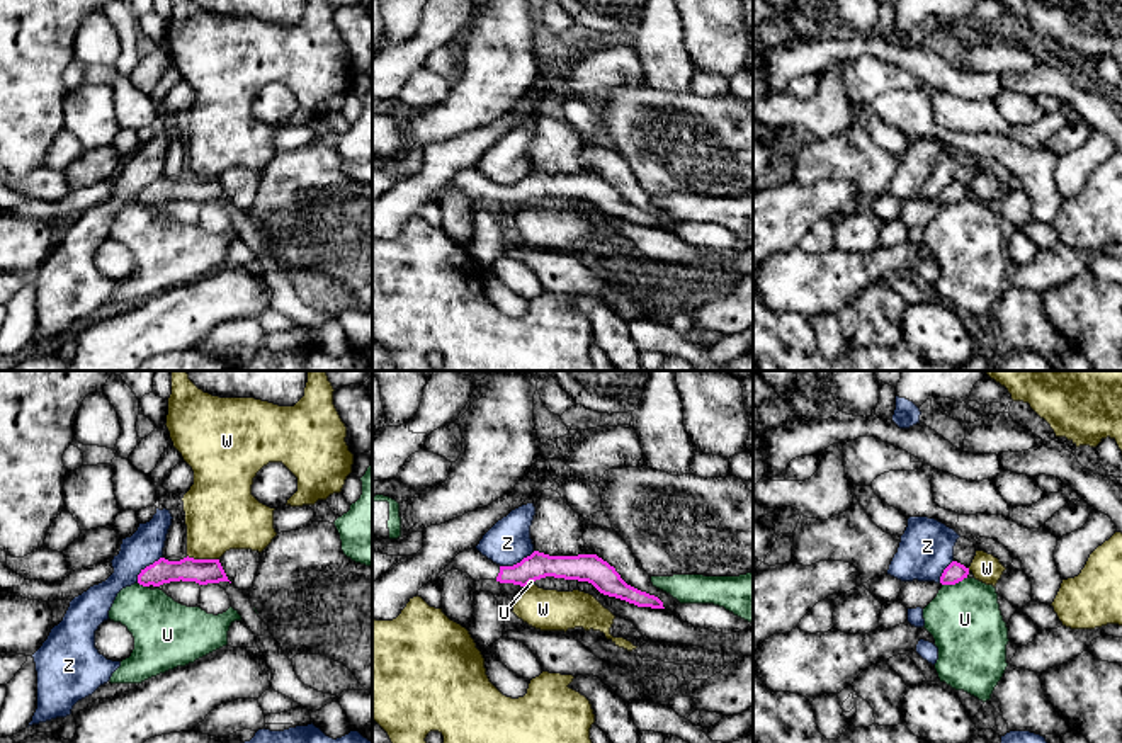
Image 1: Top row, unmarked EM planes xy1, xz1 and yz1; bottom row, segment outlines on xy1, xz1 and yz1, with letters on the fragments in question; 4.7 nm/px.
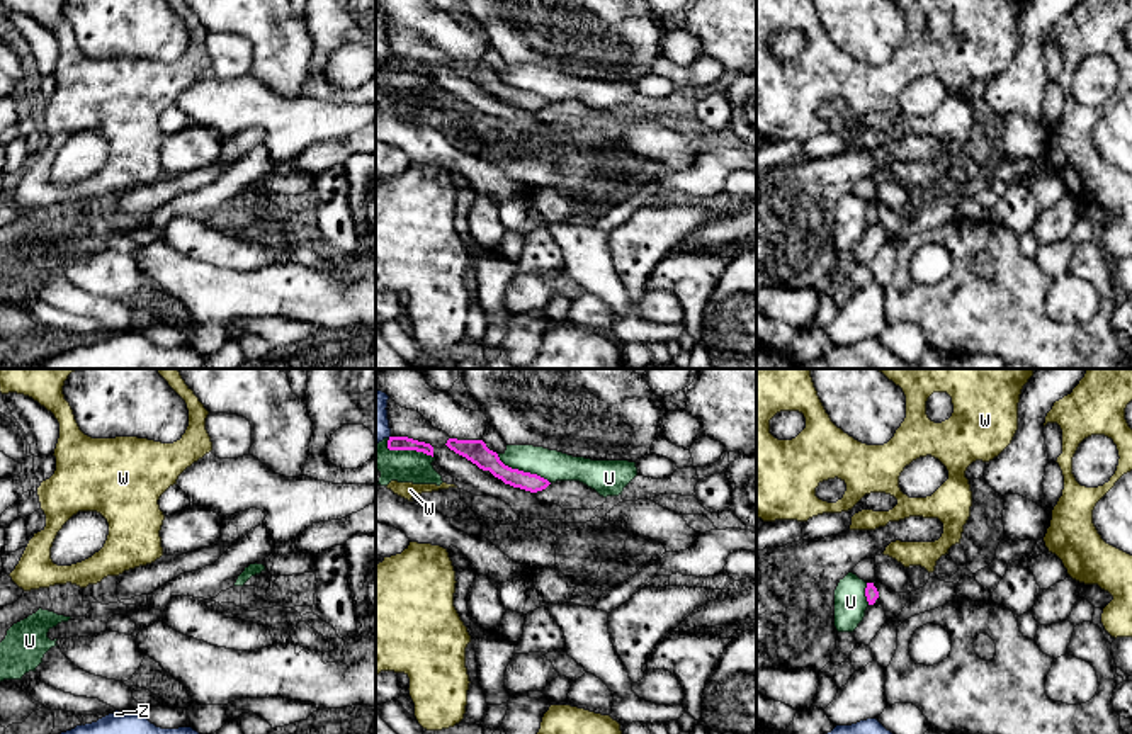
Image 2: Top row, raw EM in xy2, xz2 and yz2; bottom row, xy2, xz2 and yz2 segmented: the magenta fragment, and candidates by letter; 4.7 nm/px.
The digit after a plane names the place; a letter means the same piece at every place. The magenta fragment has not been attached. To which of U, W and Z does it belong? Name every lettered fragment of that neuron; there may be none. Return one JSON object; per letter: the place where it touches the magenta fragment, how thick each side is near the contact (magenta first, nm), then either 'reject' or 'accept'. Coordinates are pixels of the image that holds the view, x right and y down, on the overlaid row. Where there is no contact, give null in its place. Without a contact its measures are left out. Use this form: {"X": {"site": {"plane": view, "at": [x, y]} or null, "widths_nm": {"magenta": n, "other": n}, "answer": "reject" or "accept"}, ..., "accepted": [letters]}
{"U": {"site": {"plane": "xz2", "at": [522, 471]}, "widths_nm": {"magenta": 110, "other": 140}, "answer": "reject"}, "W": {"site": {"plane": "xy1", "at": [203, 560]}, "widths_nm": {"magenta": 120, "other": 340}, "answer": "reject"}, "Z": {"site": {"plane": "xy1", "at": [147, 567]}, "widths_nm": {"magenta": 110, "other": 170}, "answer": "reject"}, "accepted": []}

